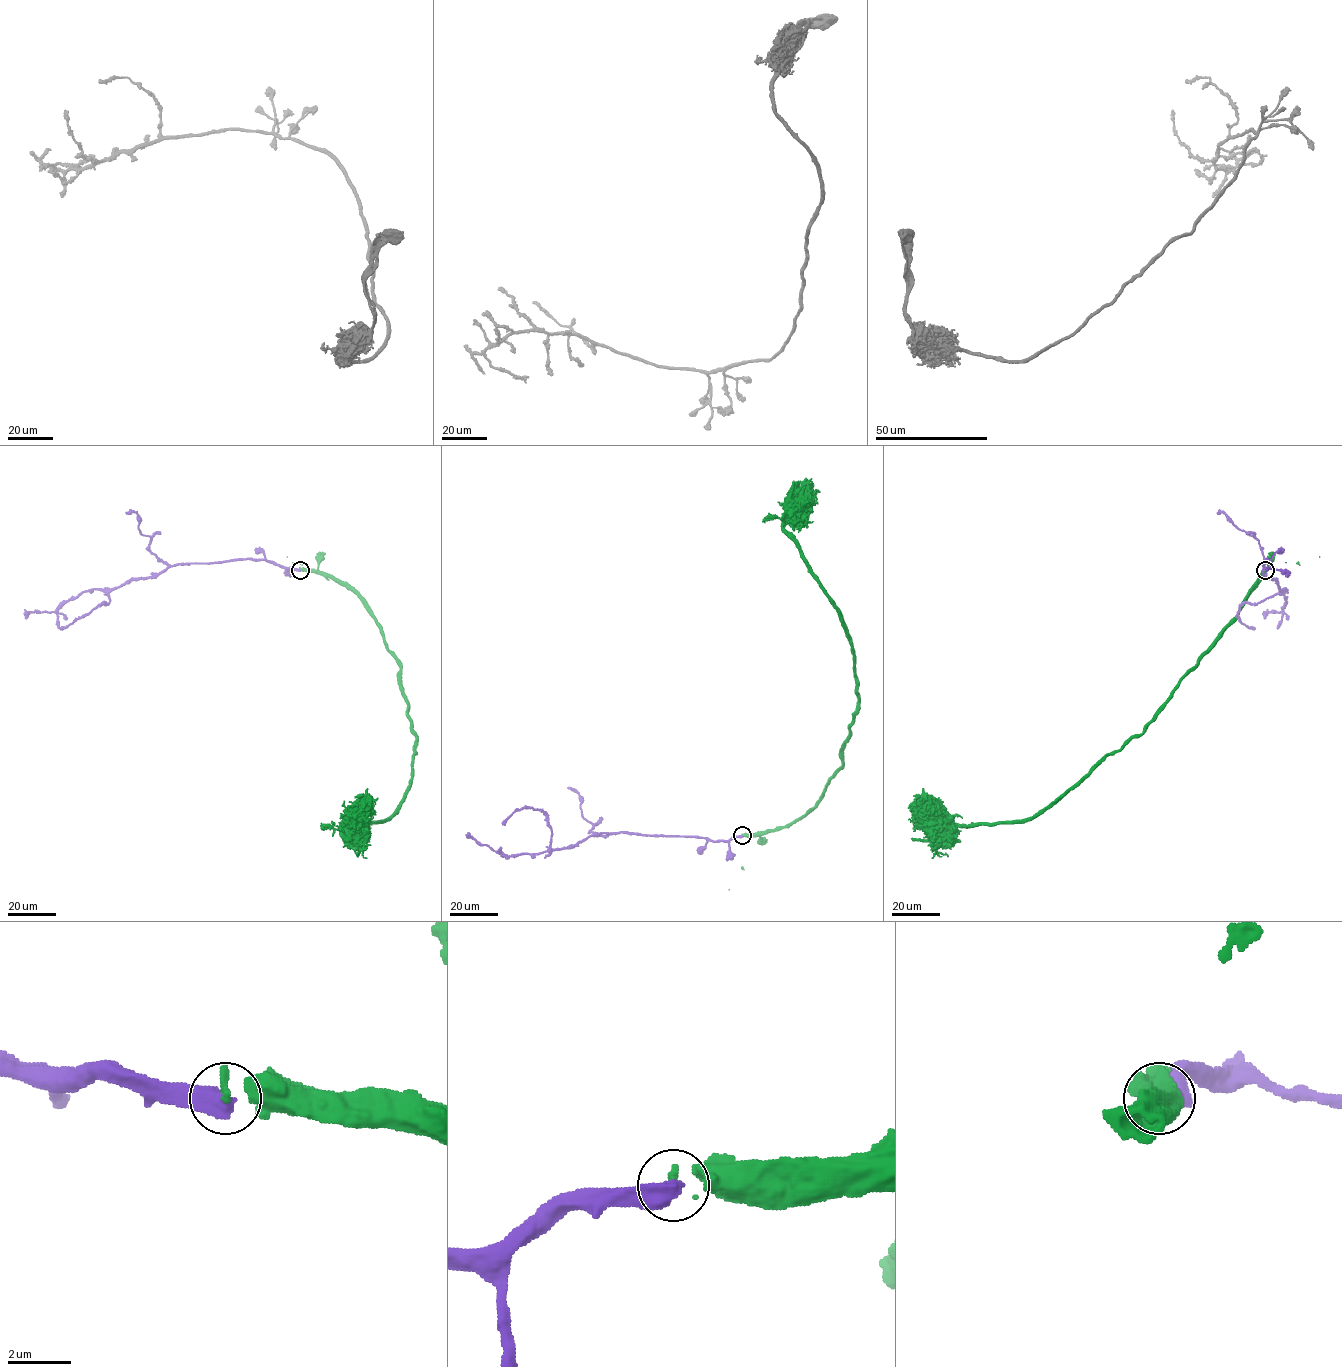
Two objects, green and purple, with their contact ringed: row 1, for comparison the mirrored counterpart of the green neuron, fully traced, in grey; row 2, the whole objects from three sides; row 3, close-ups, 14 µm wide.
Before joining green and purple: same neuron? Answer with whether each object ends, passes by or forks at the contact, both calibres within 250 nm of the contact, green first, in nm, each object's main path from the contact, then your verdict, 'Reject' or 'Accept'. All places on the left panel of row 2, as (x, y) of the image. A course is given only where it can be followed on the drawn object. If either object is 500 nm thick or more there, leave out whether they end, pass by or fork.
Thickness 320 nm (green) against 650 nm. Course of green: (299, 569), (344, 582), (400, 666), (415, 735), (412, 779), (386, 819), (342, 825), (348, 816), (369, 819). Course of purple: (299, 569), (249, 559), (169, 565), (155, 575), (119, 586), (82, 591), (54, 611), (30, 612), (25, 618). Reject

